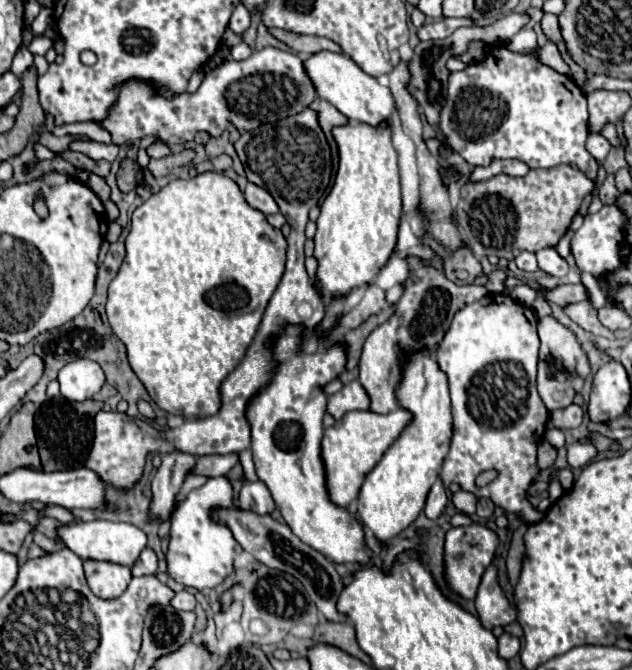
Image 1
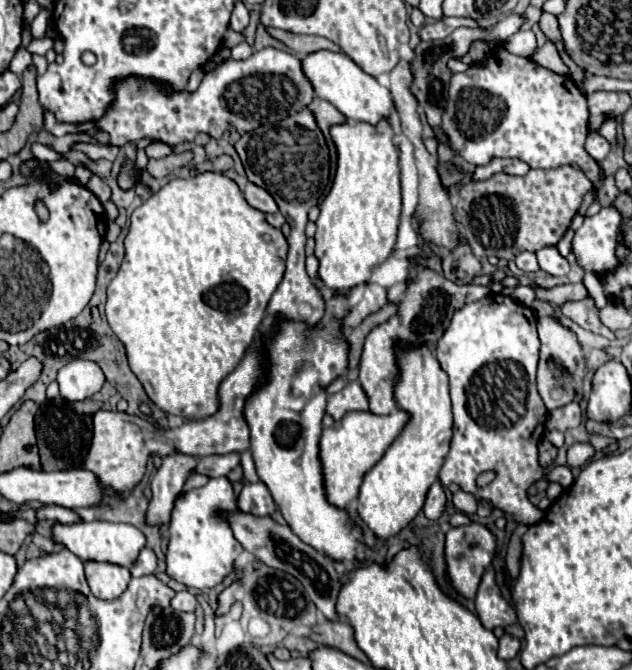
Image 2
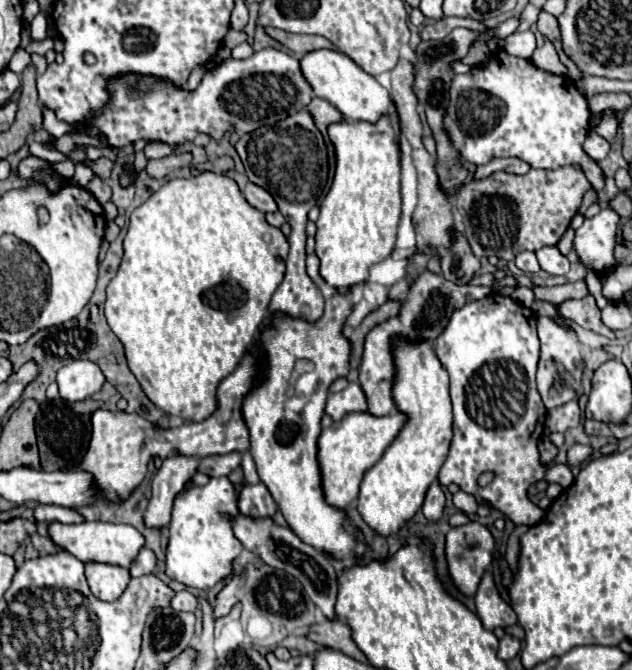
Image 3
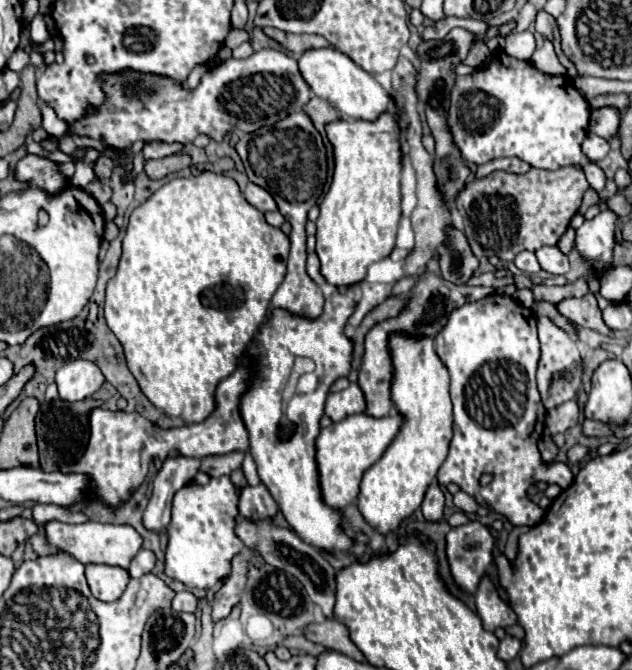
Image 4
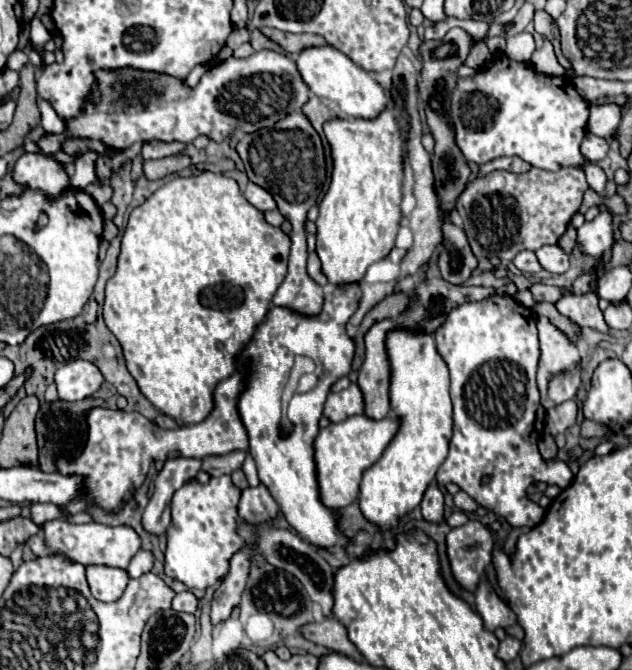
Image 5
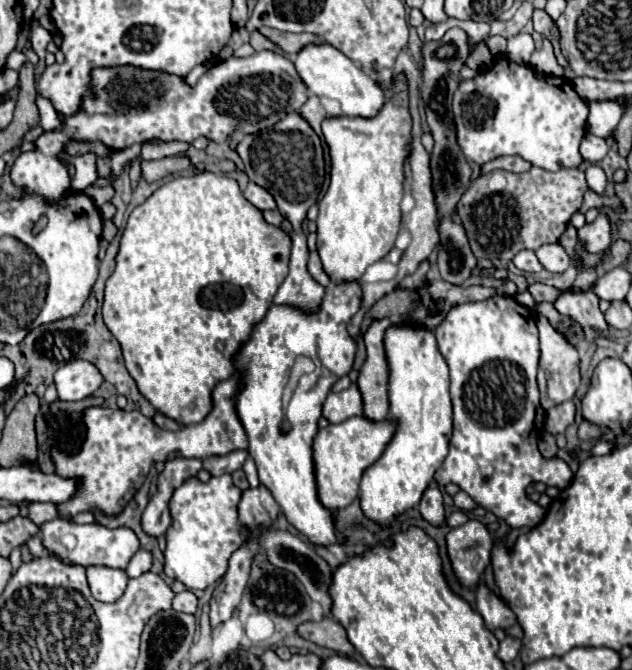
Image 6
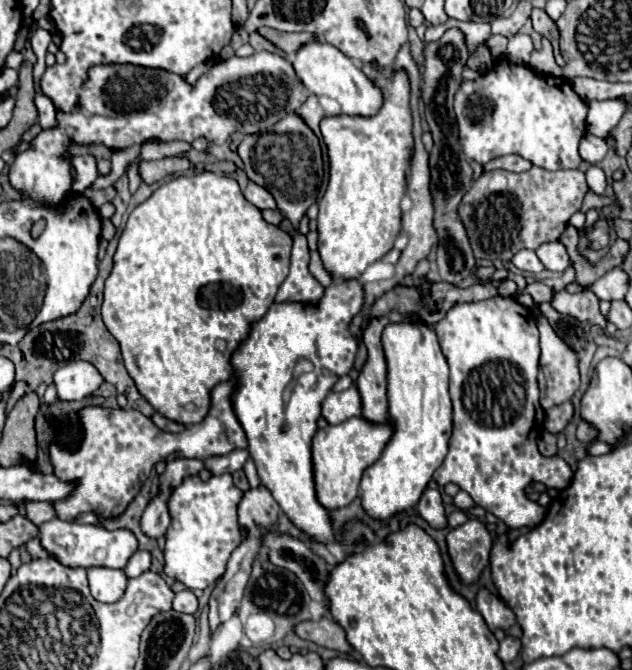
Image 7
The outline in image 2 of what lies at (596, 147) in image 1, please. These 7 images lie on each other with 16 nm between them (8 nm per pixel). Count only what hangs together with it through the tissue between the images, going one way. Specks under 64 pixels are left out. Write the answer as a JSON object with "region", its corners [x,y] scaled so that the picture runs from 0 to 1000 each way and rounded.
{"region":[[[934,197],[930,209],[927,209],[927,227],[943,239],[953,242],[959,236],[959,230],[965,227],[965,212],[959,206],[953,206],[943,197]]]}

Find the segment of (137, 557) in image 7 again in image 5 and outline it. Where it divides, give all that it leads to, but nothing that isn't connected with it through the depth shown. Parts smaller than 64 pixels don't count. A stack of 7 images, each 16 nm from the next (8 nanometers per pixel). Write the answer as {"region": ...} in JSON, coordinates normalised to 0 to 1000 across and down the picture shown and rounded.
{"region":[[[218,821],[218,827],[209,833],[206,845],[203,845],[203,857],[206,863],[218,863],[231,854],[237,854],[244,845],[244,827],[237,821]]]}

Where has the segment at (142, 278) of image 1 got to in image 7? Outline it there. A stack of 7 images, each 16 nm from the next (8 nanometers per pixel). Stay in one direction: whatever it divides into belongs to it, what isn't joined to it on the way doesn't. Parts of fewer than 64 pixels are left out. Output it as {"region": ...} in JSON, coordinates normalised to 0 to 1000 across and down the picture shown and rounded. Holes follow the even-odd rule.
{"region":[[[320,257],[310,263],[282,263],[263,275],[256,275],[231,301],[225,301],[222,307],[215,307],[199,331],[199,340],[190,352],[187,361],[187,373],[180,382],[180,403],[168,418],[168,430],[165,430],[165,454],[161,454],[161,475],[165,484],[171,487],[171,493],[177,496],[177,501],[184,501],[184,507],[190,510],[190,516],[199,516],[199,507],[209,504],[215,507],[212,516],[206,519],[206,525],[193,528],[196,531],[196,543],[203,558],[212,564],[218,585],[244,606],[247,615],[253,615],[256,621],[285,630],[285,633],[307,633],[316,630],[329,612],[332,612],[332,585],[345,570],[361,567],[370,558],[370,549],[364,543],[367,528],[373,525],[377,513],[383,513],[402,481],[408,481],[427,460],[427,454],[434,451],[434,442],[443,430],[443,424],[449,421],[449,415],[456,412],[456,394],[459,394],[459,370],[462,370],[462,355],[459,349],[453,349],[449,343],[443,343],[440,337],[424,334],[415,325],[415,316],[396,304],[380,281],[377,272],[370,266],[361,266],[354,260],[339,260],[339,257]],[[304,603],[310,606],[304,615],[294,612],[294,606]]]}

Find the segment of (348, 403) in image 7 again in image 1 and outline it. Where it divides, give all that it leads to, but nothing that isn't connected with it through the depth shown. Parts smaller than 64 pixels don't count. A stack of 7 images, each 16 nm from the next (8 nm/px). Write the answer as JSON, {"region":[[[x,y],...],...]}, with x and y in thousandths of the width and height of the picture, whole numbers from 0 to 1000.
{"region":[[[566,567],[544,573],[532,588],[519,591],[519,615],[538,627],[554,612],[582,612],[585,594]]]}

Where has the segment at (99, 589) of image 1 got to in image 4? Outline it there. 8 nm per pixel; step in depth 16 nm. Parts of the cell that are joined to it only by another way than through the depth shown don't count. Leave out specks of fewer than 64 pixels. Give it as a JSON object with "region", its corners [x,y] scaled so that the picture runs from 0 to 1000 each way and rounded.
{"region":[[[136,842],[136,863],[146,887],[165,899],[187,896],[206,869],[199,848],[171,842]]]}

